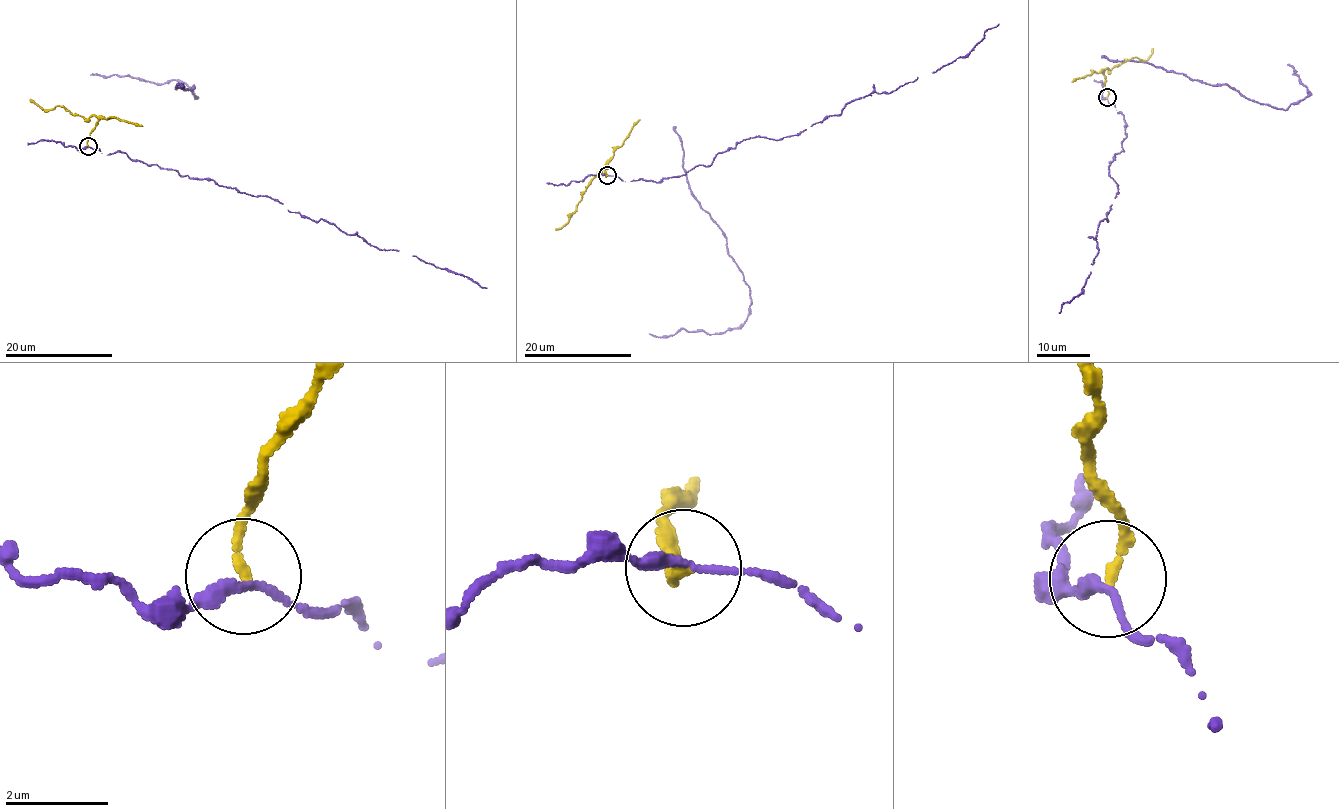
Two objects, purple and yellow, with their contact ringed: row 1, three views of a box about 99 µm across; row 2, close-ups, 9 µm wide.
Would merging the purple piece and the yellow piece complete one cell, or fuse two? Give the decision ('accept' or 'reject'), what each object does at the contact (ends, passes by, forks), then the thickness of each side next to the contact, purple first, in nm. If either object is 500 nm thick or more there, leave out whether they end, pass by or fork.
reject | purple passes by | yellow ends | 200/180 nm

